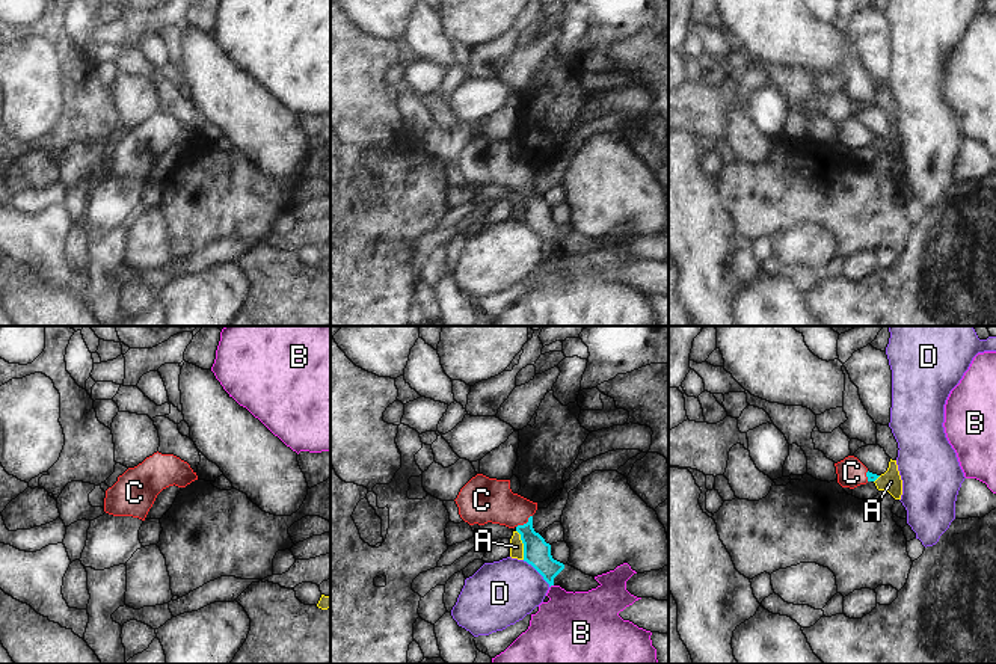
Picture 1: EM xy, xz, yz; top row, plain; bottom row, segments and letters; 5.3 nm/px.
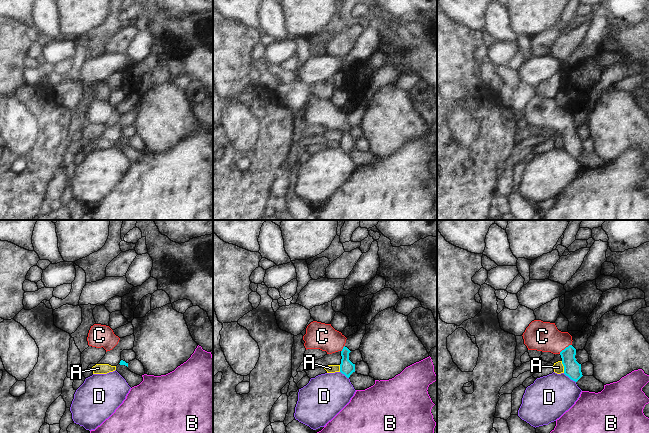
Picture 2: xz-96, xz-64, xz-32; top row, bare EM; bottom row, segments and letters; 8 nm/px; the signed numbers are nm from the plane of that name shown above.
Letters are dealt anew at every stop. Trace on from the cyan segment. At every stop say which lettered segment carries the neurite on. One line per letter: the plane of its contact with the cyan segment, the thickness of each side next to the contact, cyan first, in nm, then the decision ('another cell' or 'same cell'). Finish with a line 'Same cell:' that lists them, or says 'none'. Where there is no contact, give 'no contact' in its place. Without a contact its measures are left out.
A: xz | 140/80 nm | another cell
B: xz | 140/360 nm | another cell
C: xz | 140/240 nm | same cell
D: xz | 140/340 nm | another cell
Same cell: C

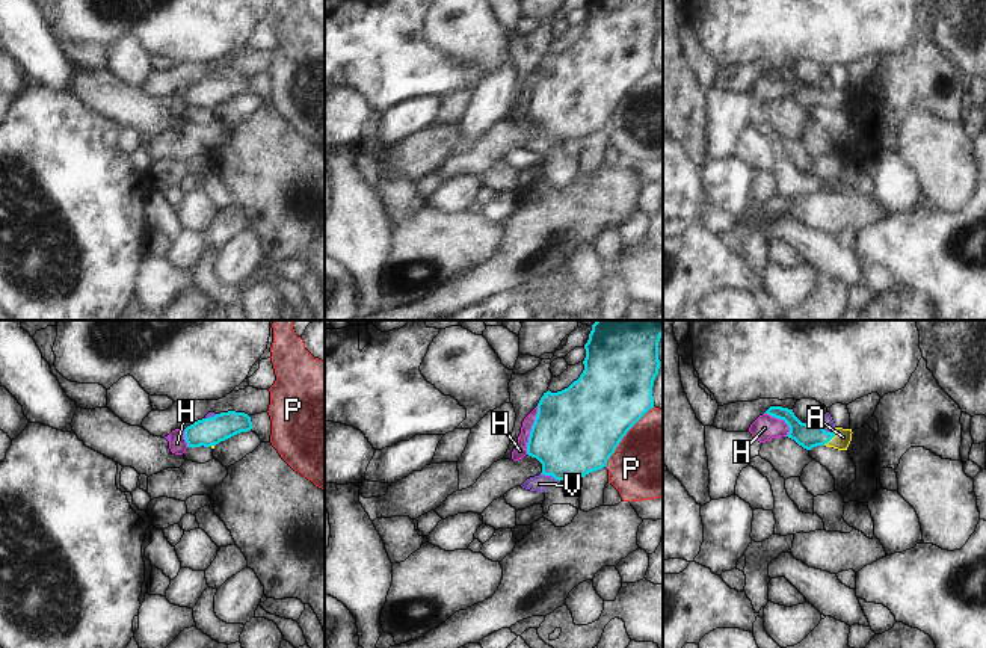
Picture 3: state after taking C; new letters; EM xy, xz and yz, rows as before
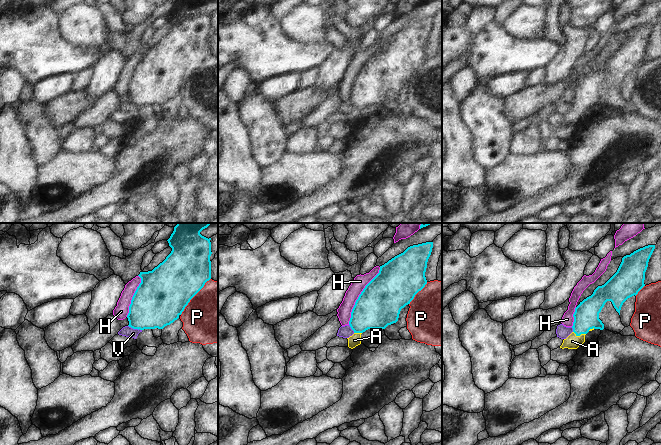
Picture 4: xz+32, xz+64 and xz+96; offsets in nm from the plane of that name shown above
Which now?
A: yz | 130/90 nm | same cell
H: xz | 460/70 nm | another cell
P: xz | 440/440 nm | another cell
V: xz | 440/90 nm | another cell
Same cell: A

